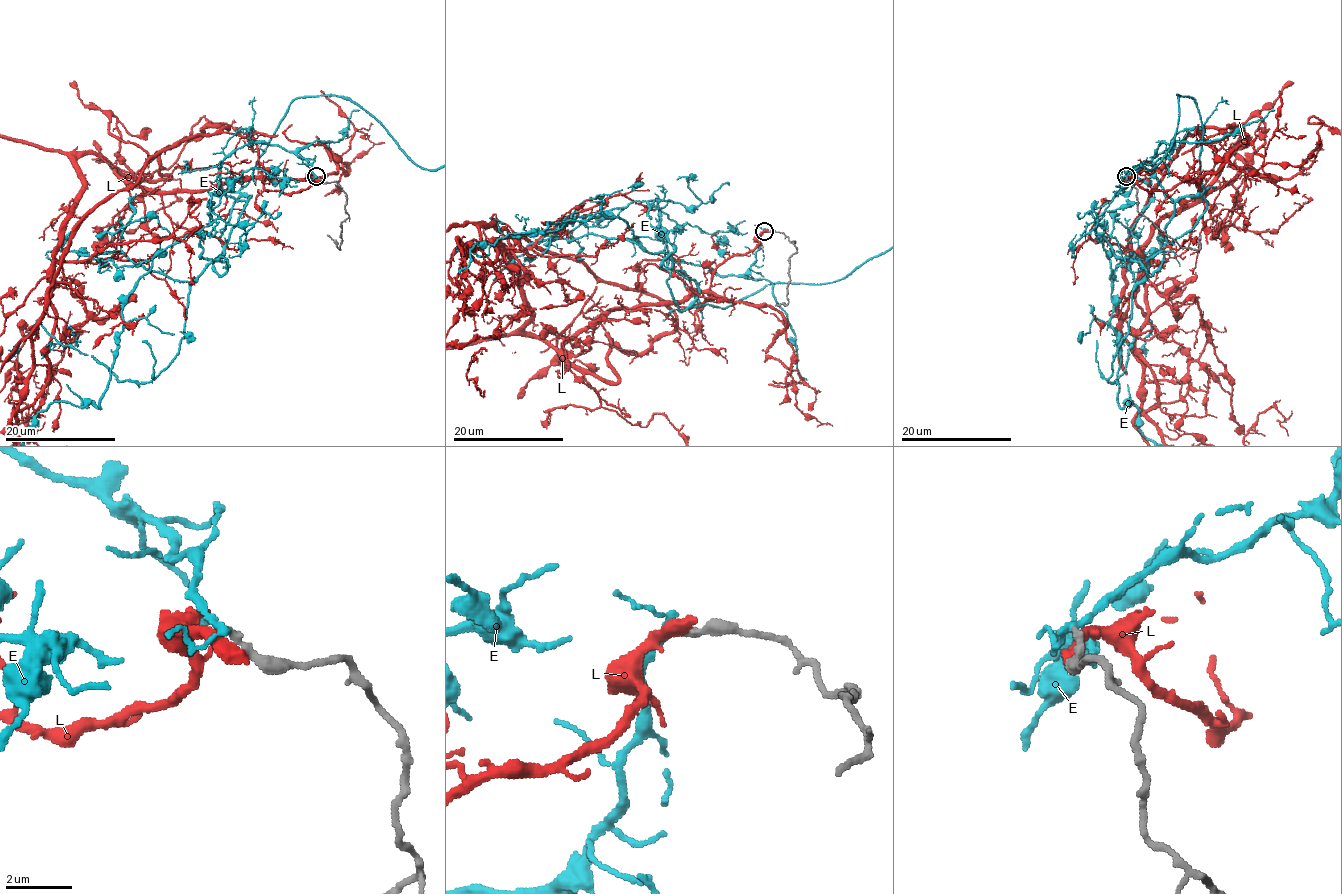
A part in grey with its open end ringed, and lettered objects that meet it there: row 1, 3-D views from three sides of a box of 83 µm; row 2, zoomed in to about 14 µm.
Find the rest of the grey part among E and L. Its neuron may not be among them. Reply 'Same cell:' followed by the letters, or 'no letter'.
Same cell: no letter

